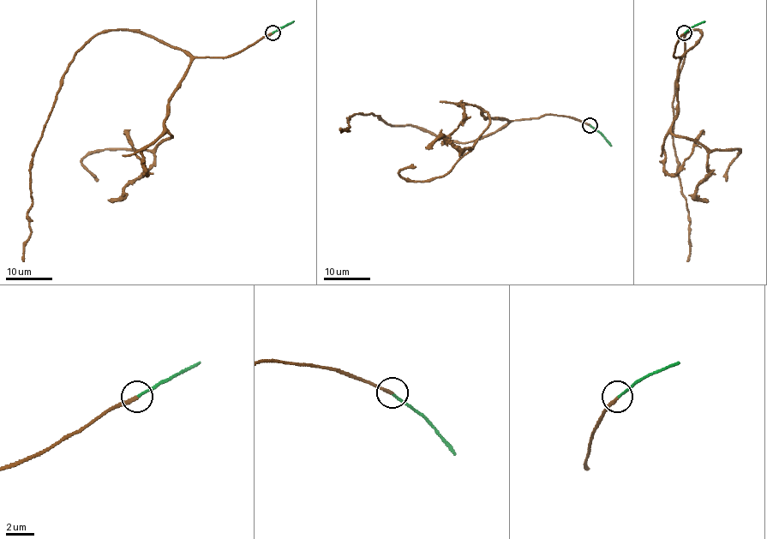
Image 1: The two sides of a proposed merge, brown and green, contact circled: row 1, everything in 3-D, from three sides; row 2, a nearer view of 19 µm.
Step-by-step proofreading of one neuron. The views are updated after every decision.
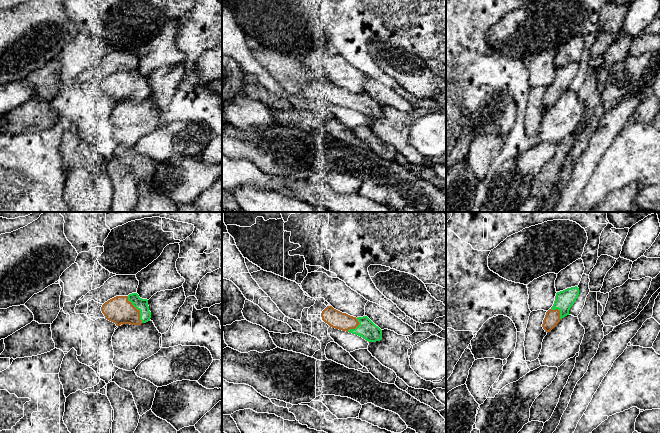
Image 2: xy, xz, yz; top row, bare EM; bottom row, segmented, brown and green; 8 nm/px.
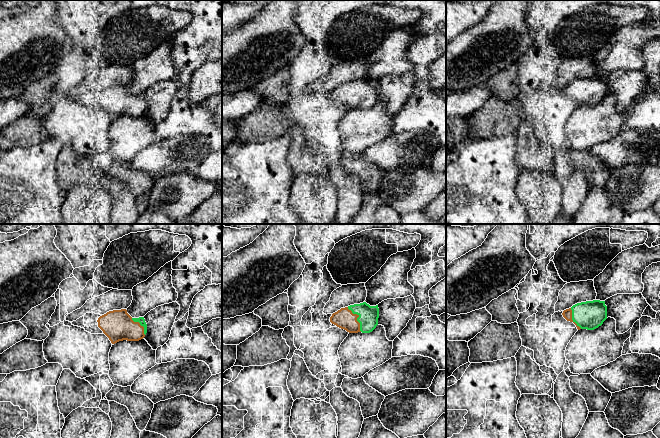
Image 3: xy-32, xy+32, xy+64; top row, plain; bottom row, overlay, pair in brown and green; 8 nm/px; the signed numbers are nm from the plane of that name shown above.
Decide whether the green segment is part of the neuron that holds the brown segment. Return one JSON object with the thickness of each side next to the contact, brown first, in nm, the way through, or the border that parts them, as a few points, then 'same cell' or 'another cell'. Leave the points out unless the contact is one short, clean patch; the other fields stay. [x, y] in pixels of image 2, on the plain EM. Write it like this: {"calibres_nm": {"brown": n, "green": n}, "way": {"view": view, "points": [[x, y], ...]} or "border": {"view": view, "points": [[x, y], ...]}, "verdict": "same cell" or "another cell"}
{"calibres_nm": {"brown": 220, "green": 100}, "way": {"view": "xy", "points": [[119, 86], [136, 85], [140, 80]]}, "verdict": "same cell"}

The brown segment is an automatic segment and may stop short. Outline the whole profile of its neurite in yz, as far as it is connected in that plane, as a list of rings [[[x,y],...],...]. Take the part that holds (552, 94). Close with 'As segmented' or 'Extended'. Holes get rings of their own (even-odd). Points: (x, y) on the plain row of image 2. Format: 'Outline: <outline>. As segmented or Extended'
Outline: [[[577,62],[557,68],[553,82],[546,88],[542,103],[545,108],[550,108],[562,94],[569,91],[571,82],[579,71]]]. Extended

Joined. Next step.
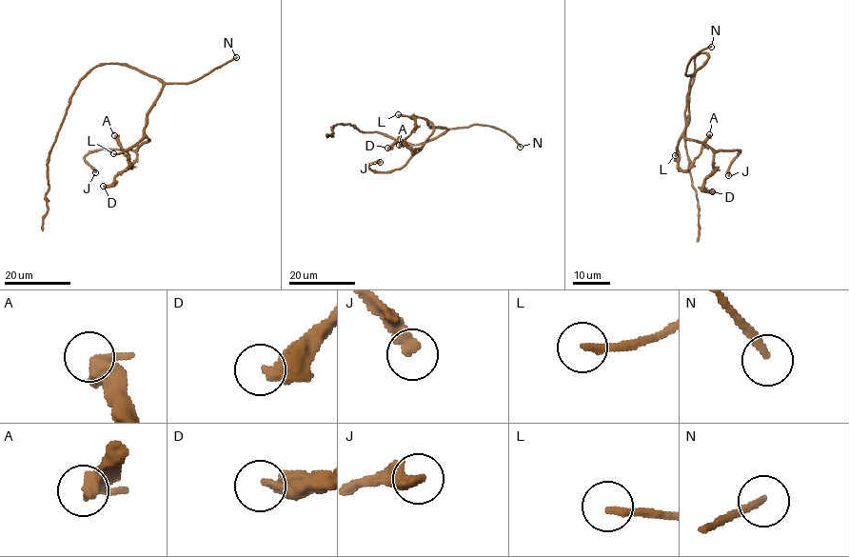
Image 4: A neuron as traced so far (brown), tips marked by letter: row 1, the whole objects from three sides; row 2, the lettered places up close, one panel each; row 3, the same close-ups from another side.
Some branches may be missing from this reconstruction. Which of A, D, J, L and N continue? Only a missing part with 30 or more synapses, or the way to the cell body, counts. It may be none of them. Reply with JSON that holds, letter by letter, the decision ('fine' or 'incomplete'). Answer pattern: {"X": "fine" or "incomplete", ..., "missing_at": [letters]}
{"A": "fine", "D": "fine", "J": "incomplete", "L": "incomplete", "N": "incomplete", "missing_at": ["J", "L", "N"]}

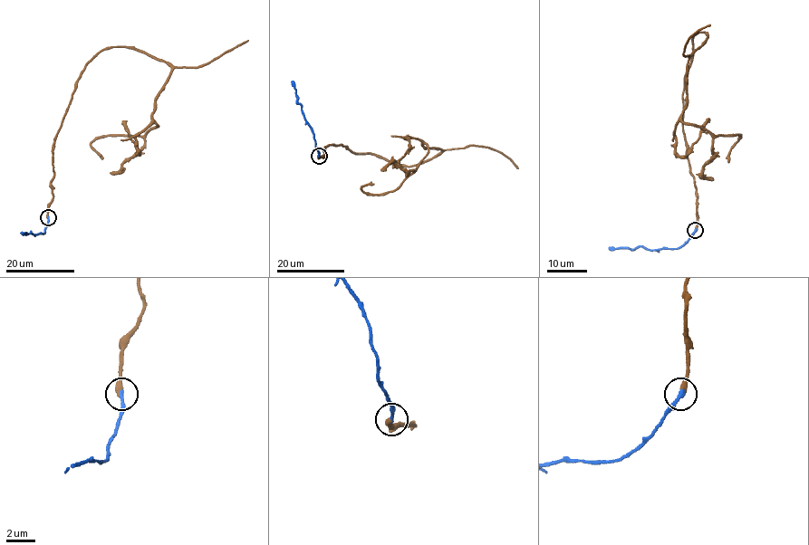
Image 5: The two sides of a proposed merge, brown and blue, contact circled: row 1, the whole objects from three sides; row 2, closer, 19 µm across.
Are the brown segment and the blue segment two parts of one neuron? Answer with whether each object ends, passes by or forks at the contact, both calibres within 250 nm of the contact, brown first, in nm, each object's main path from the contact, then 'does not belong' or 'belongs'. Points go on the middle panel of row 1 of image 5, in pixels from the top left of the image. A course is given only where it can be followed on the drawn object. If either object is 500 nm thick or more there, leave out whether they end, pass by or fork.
brown ends | blue ends | 420/280 nm | brown via (318, 156), (341, 145), (406, 166), (442, 151), (423, 144), (428, 155), (401, 184), (361, 190), (372, 184) | blue via (318, 156), (313, 129), (297, 101), (292, 81) | belongs

